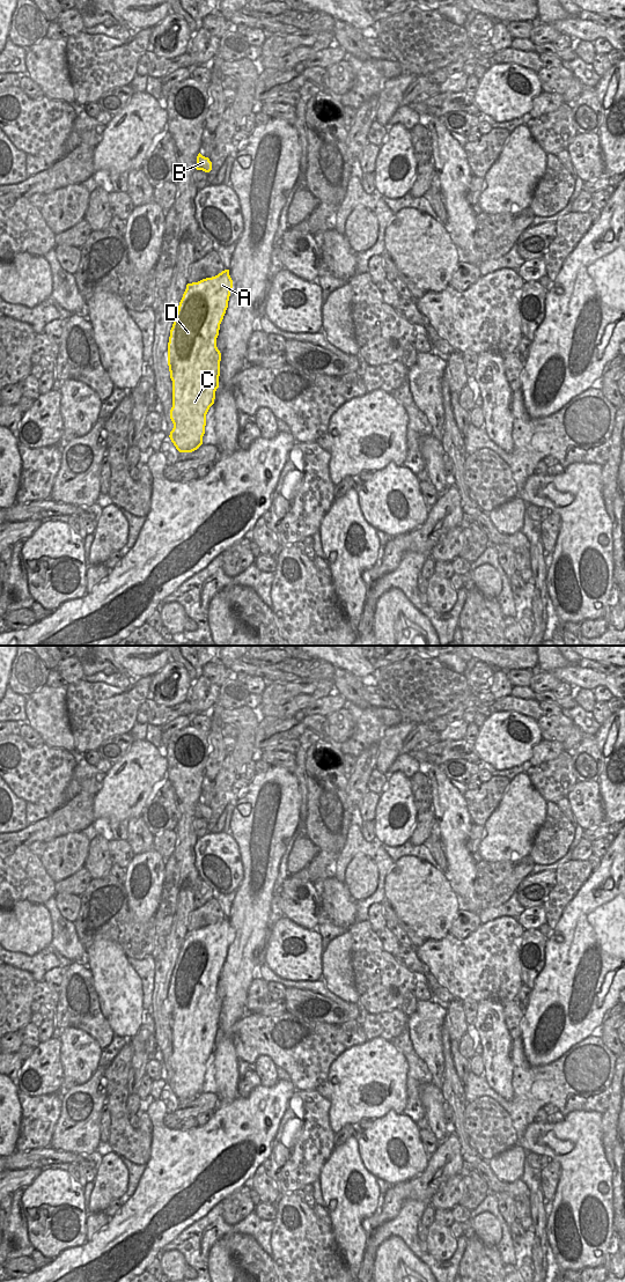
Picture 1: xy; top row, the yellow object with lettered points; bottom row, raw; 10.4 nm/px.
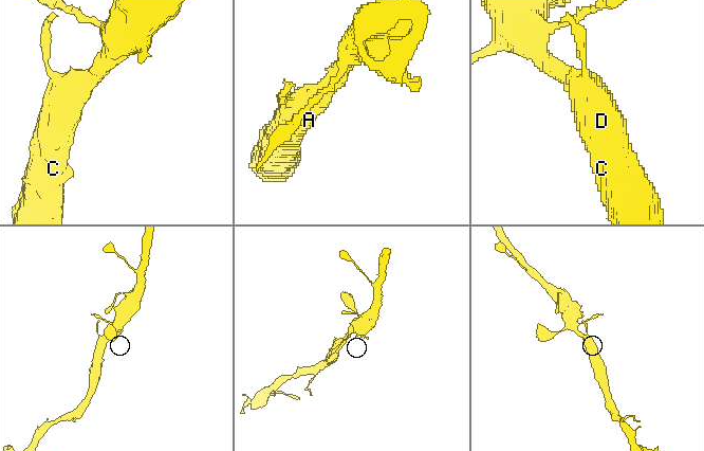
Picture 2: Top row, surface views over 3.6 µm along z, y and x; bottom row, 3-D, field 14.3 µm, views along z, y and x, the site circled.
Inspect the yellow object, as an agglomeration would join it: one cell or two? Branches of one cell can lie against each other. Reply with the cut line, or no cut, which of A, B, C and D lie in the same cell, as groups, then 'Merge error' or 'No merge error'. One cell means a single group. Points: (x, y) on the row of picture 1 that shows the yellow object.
Split along xy (211, 167), (206, 171). Groups: A C D / B. Merge error.

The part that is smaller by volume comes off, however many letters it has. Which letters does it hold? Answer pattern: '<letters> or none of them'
B

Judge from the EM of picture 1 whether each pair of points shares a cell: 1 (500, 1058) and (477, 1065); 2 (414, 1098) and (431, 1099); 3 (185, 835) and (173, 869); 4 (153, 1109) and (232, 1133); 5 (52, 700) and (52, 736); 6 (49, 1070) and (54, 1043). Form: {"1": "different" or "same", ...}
{"1": "different", "2": "different", "3": "same", "4": "same", "5": "same", "6": "same"}

